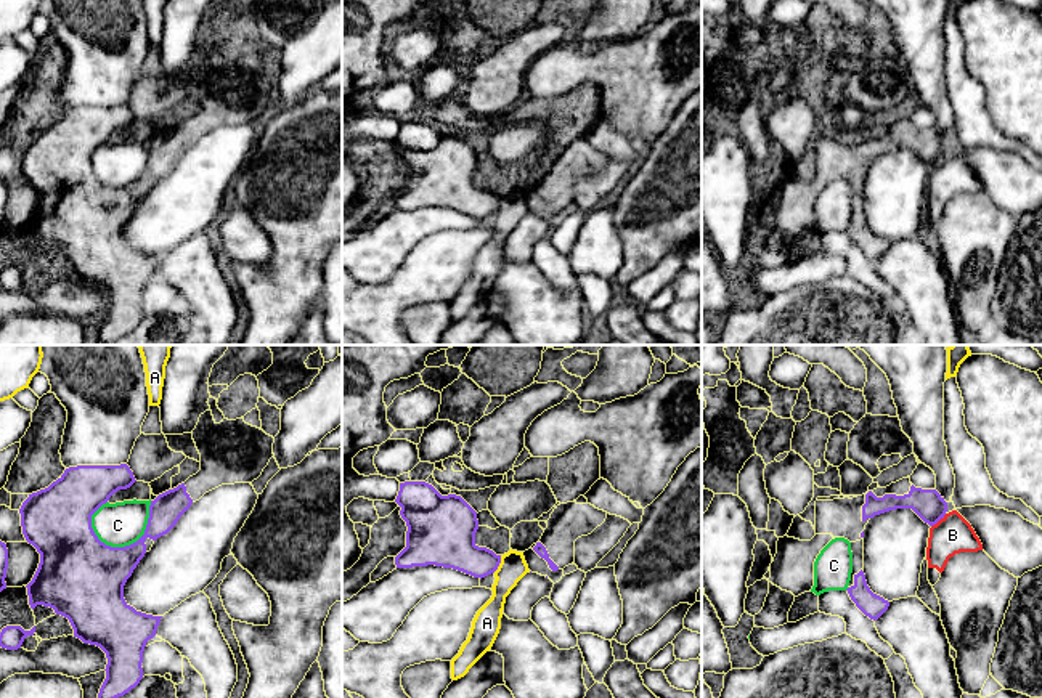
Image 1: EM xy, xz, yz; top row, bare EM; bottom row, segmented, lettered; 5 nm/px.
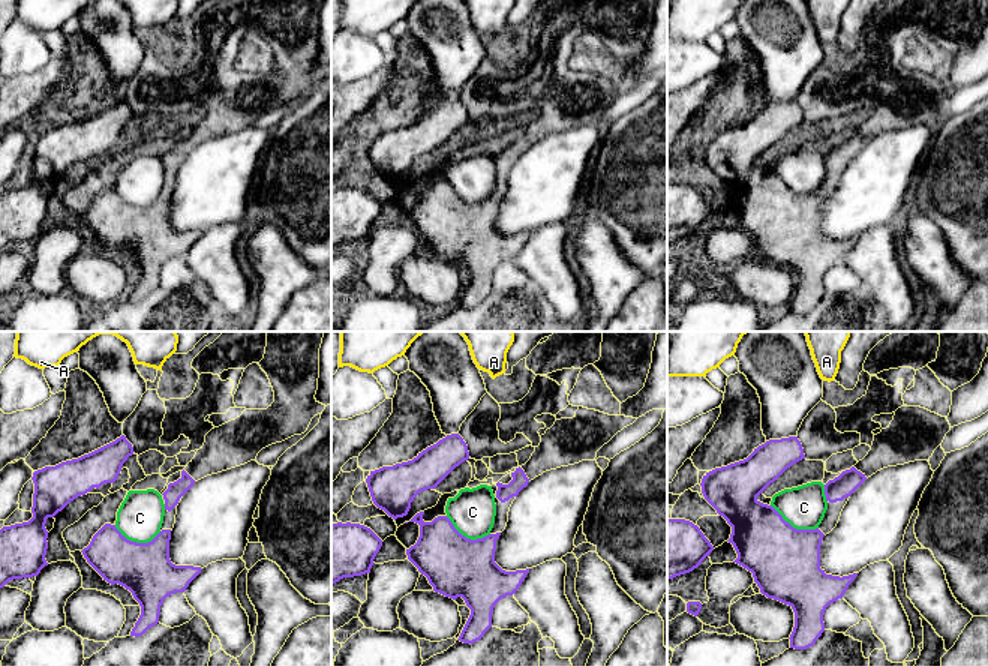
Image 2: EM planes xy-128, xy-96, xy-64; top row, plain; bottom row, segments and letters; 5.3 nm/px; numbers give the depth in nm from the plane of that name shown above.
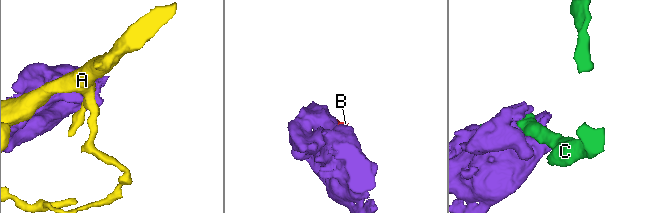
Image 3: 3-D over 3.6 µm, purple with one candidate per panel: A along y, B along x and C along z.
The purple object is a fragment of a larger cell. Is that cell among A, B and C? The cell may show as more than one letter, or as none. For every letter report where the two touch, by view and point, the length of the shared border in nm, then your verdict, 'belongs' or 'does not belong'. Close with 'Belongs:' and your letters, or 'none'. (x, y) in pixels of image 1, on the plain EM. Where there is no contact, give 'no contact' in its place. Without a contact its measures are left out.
A: meets purple in xz at (500, 202); contact 100 nm long; does not belong
B: meets purple in yz at (938, 161); contact 100 nm long; does not belong
C: meets purple in xy at (130, 185); contact 340 nm long; does not belong
Belongs: none

